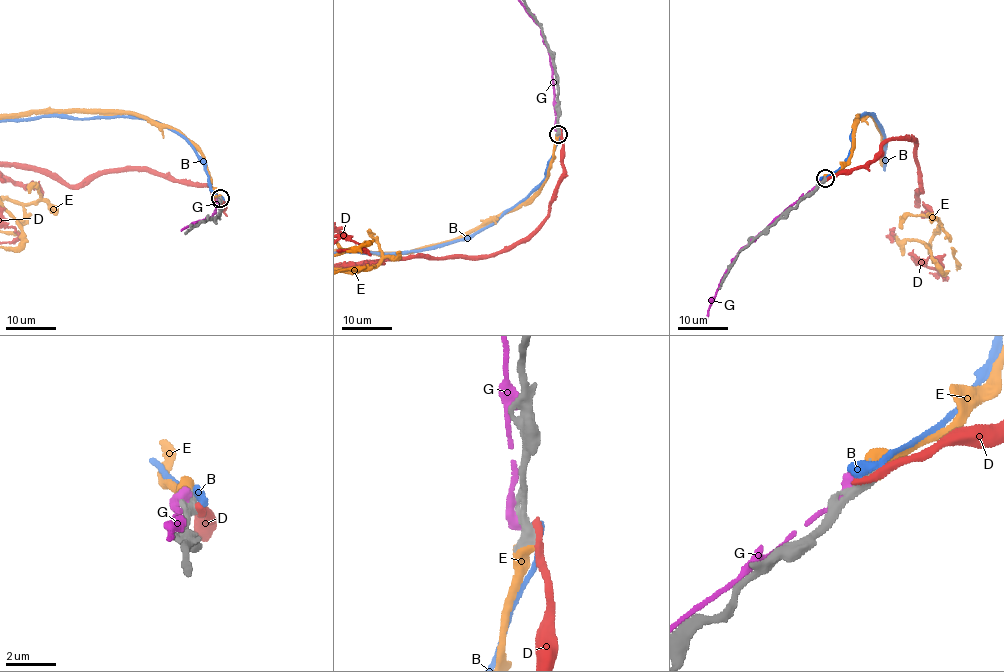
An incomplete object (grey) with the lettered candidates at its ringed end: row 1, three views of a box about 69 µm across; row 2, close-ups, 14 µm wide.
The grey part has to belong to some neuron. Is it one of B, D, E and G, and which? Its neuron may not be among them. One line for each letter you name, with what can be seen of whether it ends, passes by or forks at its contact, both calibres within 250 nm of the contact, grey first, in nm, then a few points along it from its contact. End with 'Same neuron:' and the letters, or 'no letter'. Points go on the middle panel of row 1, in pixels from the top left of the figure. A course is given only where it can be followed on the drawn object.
E: it ends there; 550 nm thick on the grey side, 650 nm on the other
Same neuron: E

